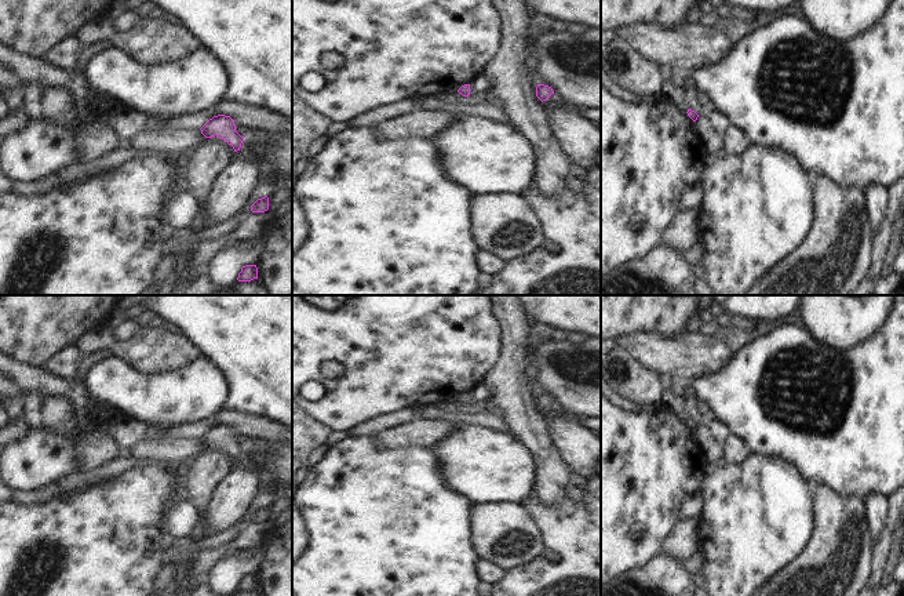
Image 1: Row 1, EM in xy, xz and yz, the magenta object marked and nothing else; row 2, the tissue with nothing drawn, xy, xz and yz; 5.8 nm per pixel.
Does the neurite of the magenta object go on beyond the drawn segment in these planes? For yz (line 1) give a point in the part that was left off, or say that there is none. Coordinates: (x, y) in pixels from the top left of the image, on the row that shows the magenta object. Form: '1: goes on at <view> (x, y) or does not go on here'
1: does not go on here

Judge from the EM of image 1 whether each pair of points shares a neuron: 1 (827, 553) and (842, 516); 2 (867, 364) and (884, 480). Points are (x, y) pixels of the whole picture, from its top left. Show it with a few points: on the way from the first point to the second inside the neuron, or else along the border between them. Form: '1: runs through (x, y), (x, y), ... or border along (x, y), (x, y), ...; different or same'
1: runs through (837, 544), (841, 540), (841, 526); same
2: runs through (882, 393), (882, 451); same

